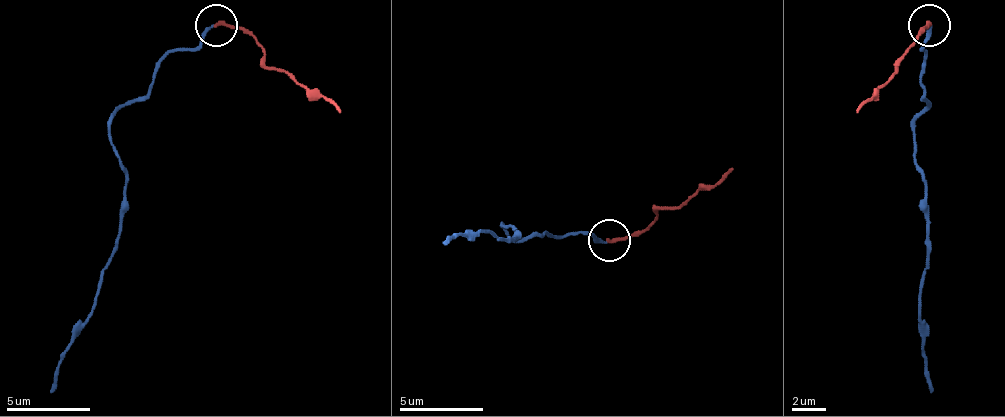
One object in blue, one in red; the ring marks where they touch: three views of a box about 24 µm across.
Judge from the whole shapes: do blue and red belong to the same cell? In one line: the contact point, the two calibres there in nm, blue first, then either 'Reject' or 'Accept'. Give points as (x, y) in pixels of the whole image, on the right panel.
Place: (929, 25). Thickness 200 nm (blue) against 240 nm. Accept

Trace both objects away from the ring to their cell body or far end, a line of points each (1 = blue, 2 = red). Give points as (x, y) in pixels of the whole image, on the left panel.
1: (215, 24), (194, 49), (173, 49), (148, 91), (110, 120), (127, 213), (97, 305), (51, 394)
2: (215, 24), (244, 28), (270, 66), (286, 70), (341, 112)

